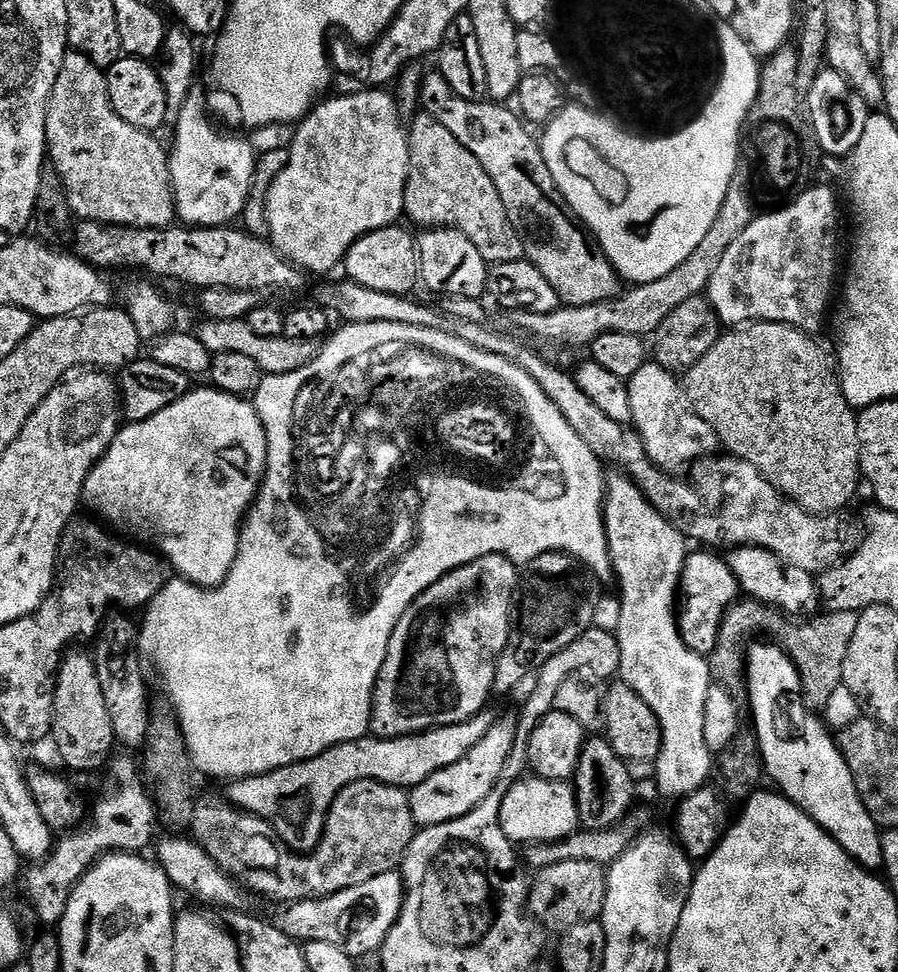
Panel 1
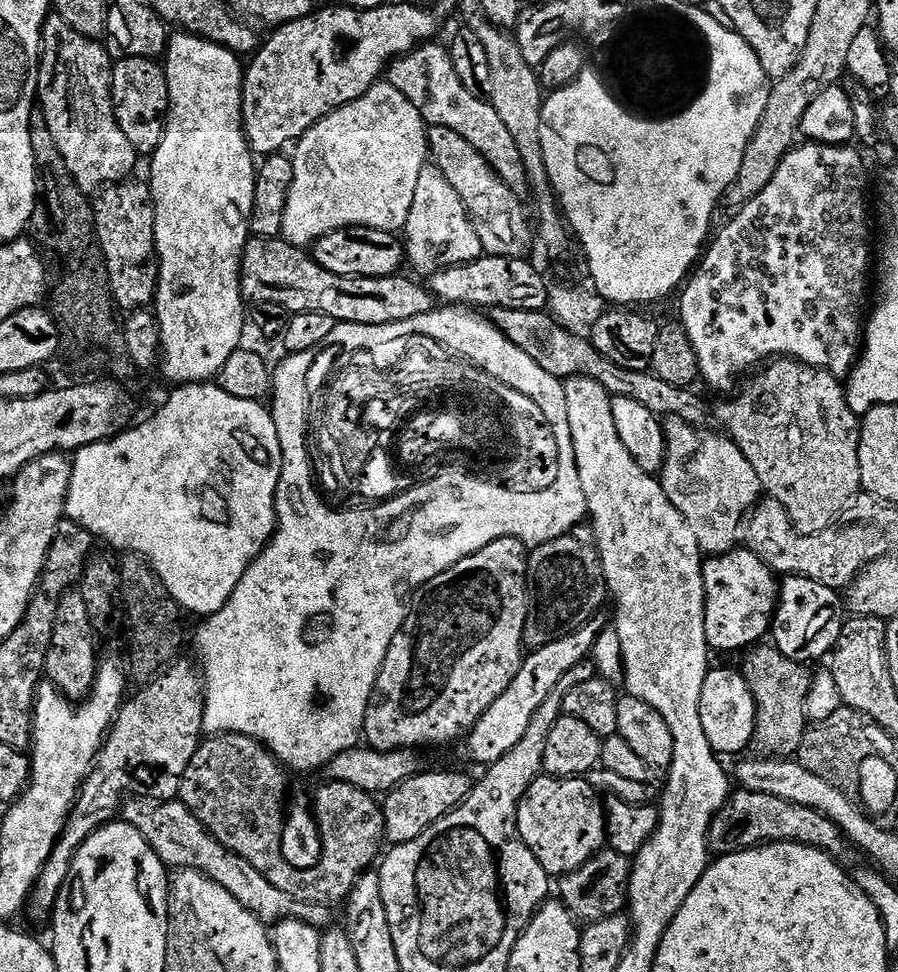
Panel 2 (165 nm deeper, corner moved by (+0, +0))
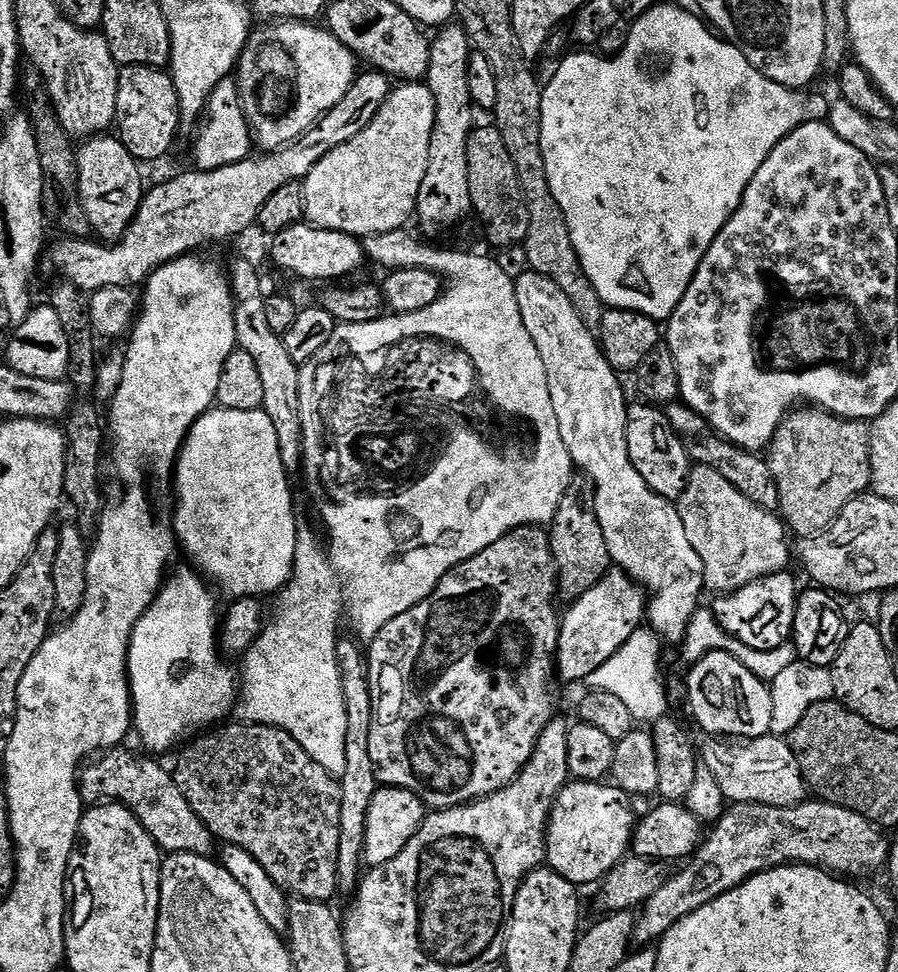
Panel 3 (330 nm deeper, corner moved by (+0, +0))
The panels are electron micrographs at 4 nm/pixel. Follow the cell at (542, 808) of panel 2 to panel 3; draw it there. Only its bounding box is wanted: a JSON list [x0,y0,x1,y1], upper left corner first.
[547,780,638,886]

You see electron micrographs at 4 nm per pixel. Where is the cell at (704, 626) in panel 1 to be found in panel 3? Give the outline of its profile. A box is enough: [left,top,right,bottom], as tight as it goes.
[714,570,798,650]

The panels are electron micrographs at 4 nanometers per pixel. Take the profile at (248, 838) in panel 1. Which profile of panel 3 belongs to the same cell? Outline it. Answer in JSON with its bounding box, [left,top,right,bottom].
[174,723,342,902]

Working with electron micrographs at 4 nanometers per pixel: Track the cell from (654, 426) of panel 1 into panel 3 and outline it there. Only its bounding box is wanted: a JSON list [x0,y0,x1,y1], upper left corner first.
[678,464,789,594]

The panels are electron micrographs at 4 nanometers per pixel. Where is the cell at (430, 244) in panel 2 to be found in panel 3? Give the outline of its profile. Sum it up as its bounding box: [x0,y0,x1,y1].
[415,23,474,232]

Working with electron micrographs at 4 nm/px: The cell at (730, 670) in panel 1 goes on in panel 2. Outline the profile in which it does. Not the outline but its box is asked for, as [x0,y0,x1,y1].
[742,646,813,758]

